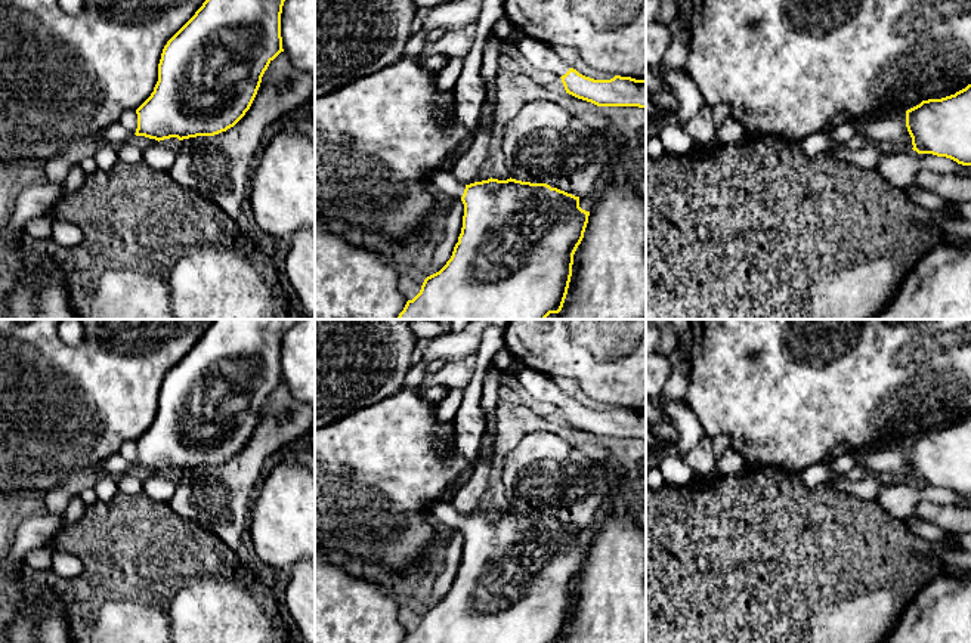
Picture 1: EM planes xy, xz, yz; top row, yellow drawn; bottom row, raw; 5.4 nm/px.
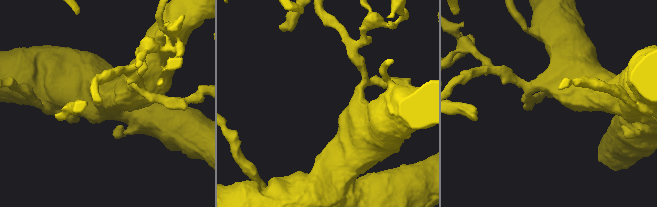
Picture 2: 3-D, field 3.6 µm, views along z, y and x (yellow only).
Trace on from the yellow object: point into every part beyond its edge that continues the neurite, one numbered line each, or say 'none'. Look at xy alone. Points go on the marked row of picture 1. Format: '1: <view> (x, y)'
none

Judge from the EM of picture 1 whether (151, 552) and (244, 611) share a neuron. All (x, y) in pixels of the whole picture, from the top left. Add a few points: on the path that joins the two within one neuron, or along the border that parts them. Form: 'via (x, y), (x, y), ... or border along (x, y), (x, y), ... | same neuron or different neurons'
via (175, 575), (210, 611), (220, 611) | same neuron

